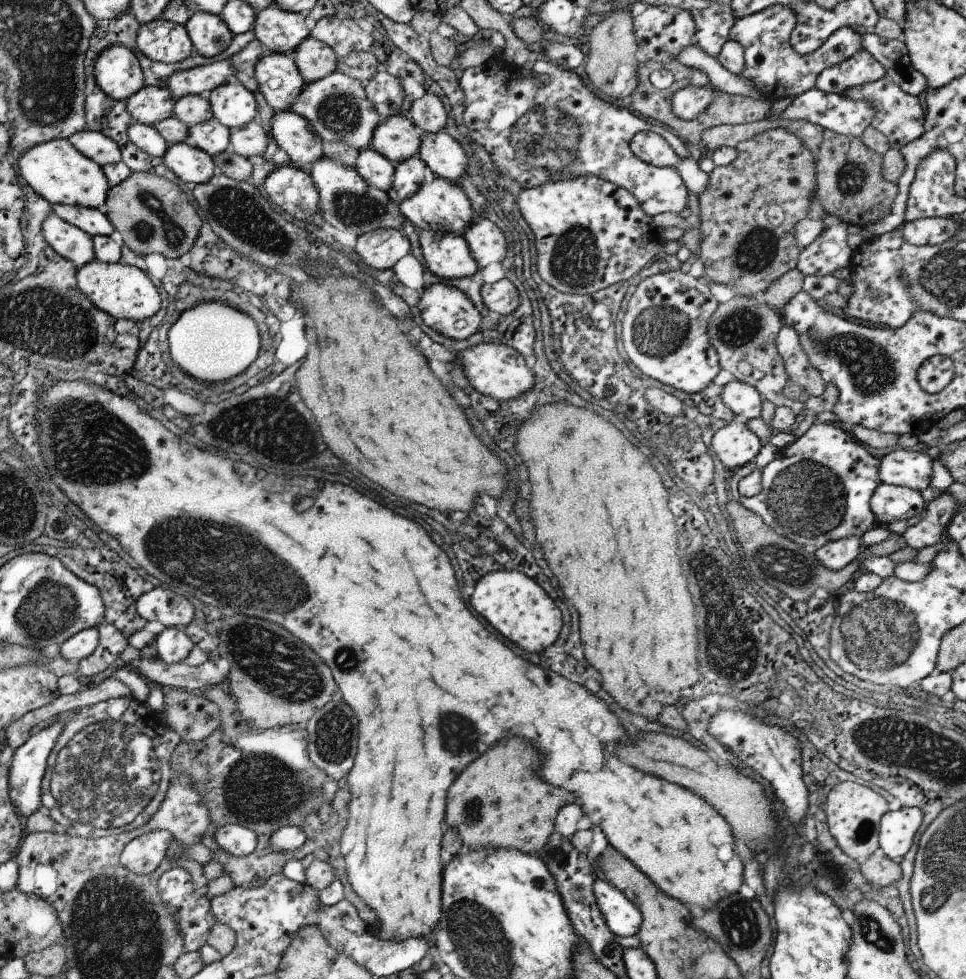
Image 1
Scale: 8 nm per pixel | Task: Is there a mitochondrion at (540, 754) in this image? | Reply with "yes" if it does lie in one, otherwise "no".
no

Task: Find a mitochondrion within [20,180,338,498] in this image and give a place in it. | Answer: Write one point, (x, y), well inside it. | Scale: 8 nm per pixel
(89, 446)

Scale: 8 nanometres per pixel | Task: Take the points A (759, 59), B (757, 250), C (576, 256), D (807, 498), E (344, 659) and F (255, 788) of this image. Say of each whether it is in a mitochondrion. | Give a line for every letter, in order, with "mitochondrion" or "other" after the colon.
A: other
B: mitochondrion
C: mitochondrion
D: mitochondrion
E: mitochondrion
F: mitochondrion

